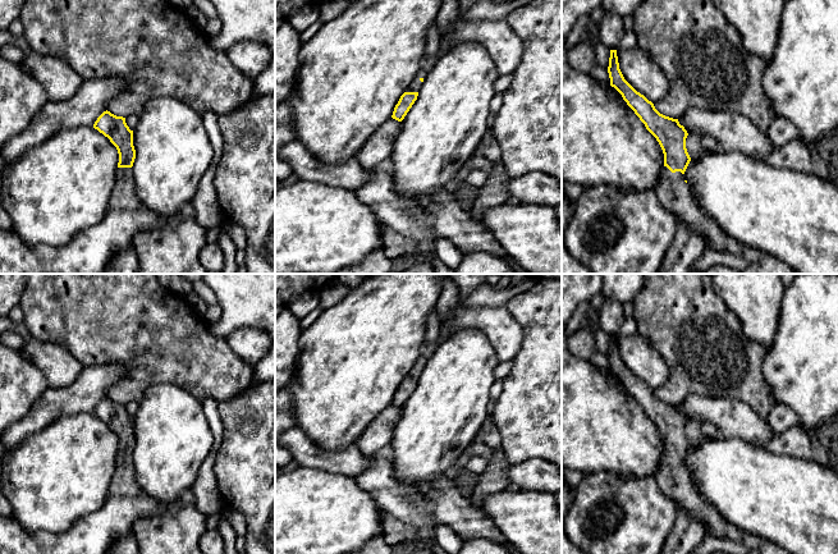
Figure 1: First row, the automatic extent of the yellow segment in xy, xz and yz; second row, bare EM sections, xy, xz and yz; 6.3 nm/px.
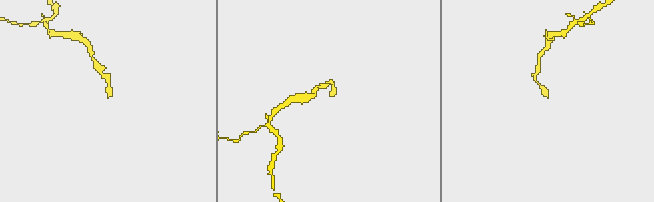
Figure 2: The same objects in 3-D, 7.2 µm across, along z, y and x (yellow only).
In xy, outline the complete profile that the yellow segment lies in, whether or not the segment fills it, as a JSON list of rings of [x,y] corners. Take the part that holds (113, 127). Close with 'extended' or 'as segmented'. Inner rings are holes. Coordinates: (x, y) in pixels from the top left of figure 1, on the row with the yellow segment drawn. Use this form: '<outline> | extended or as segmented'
[[[107,110],[97,118],[93,128],[107,137],[119,154],[115,186],[110,196],[110,209],[139,209],[142,203],[136,193],[132,169],[136,159],[133,131],[127,125],[125,118],[116,116]]] | extended

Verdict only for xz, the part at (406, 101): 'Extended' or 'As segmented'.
Extended

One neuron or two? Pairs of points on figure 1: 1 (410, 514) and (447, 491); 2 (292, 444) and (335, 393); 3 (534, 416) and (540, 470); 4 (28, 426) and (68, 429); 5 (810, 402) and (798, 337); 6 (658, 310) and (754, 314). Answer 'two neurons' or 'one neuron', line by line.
1: two neurons
2: two neurons
3: two neurons
4: two neurons
5: one neuron
6: two neurons

